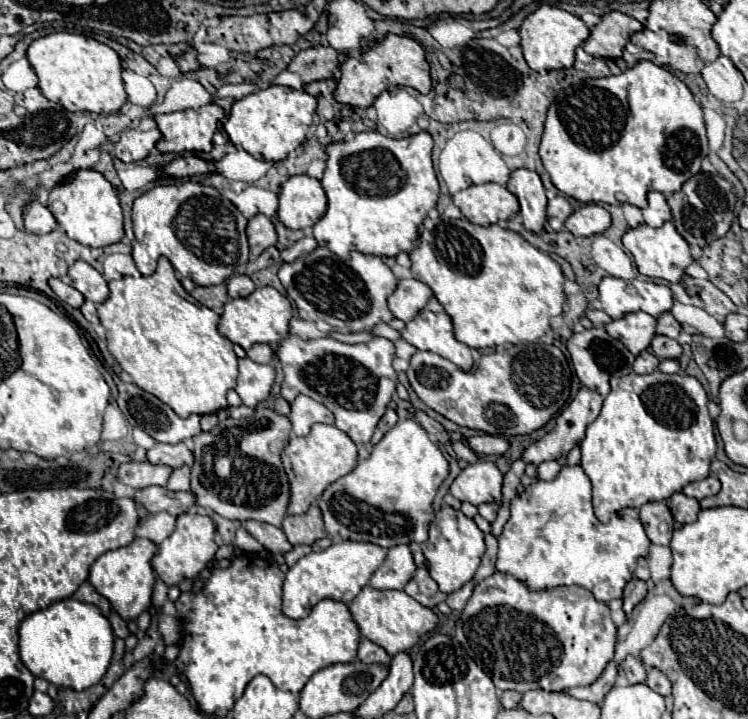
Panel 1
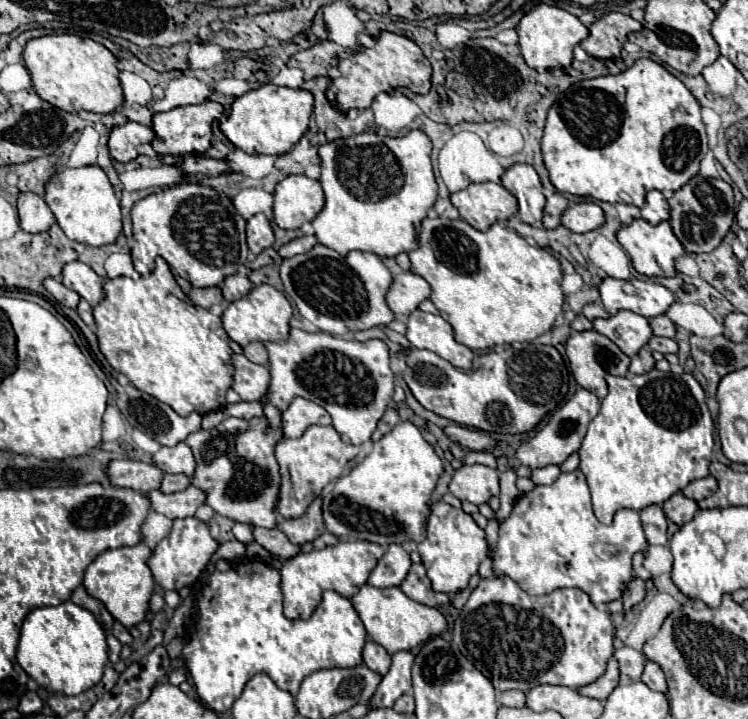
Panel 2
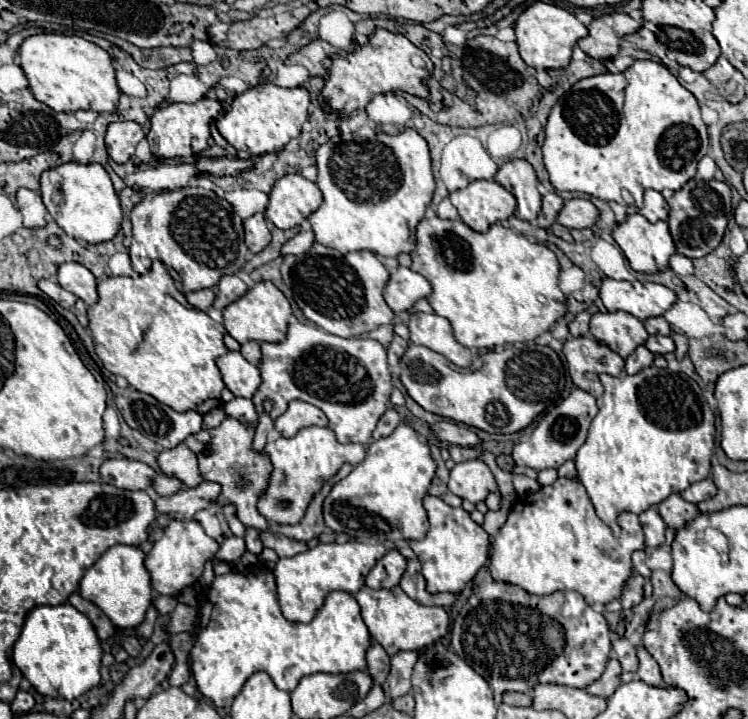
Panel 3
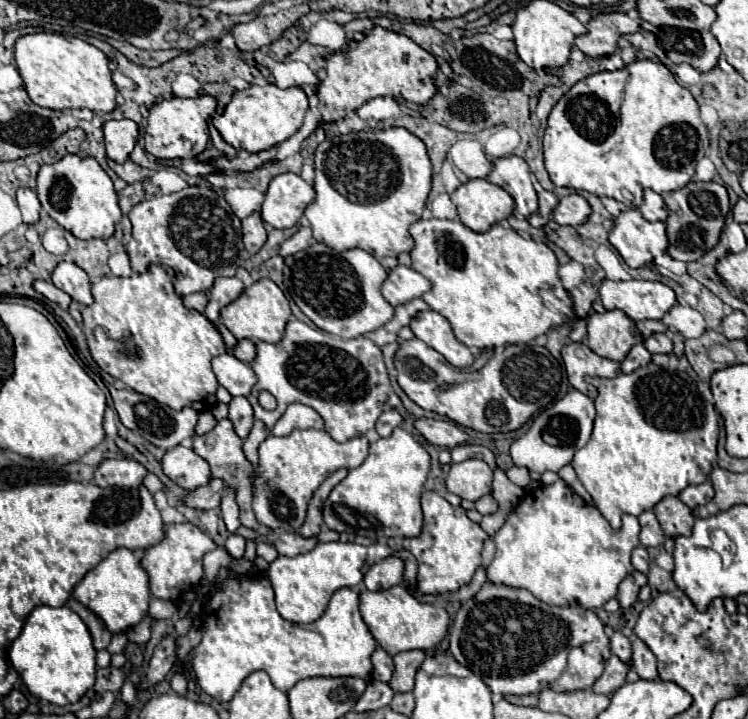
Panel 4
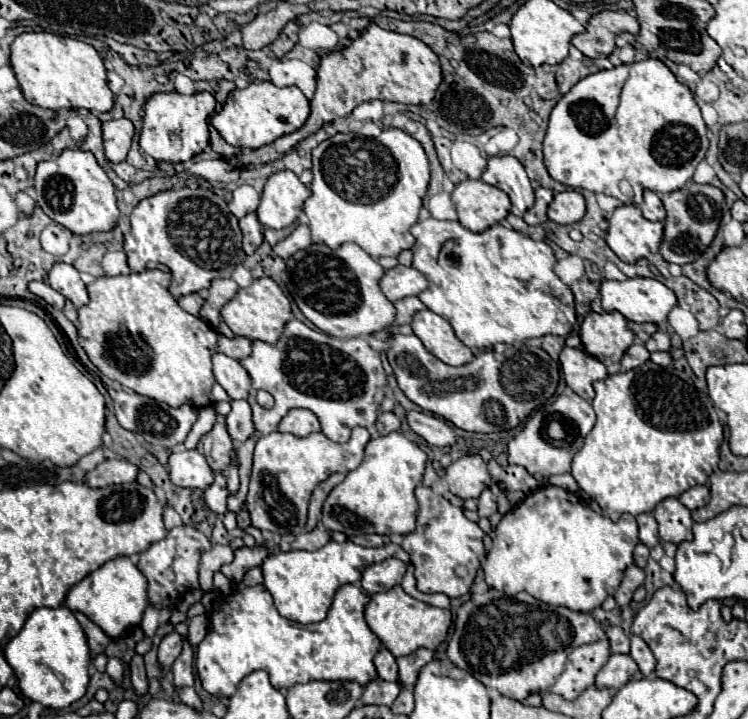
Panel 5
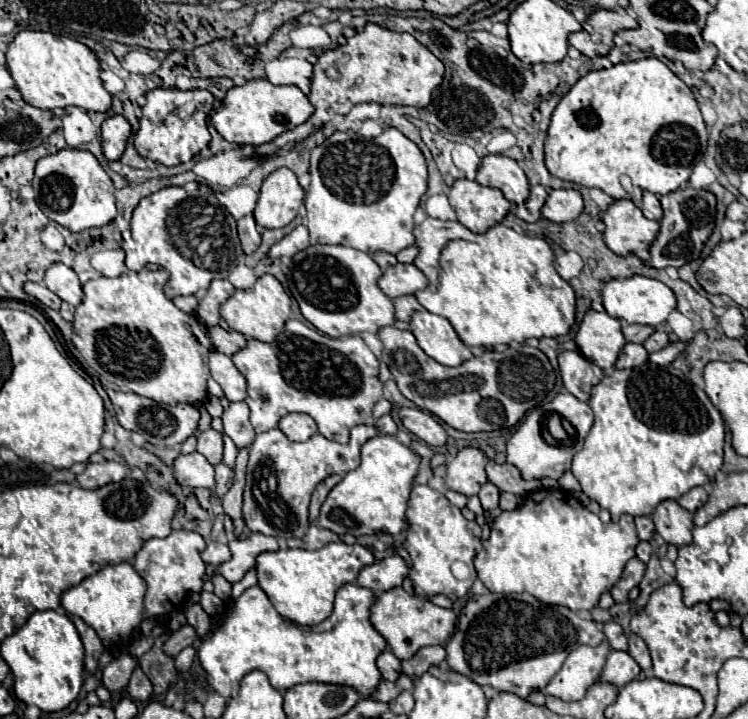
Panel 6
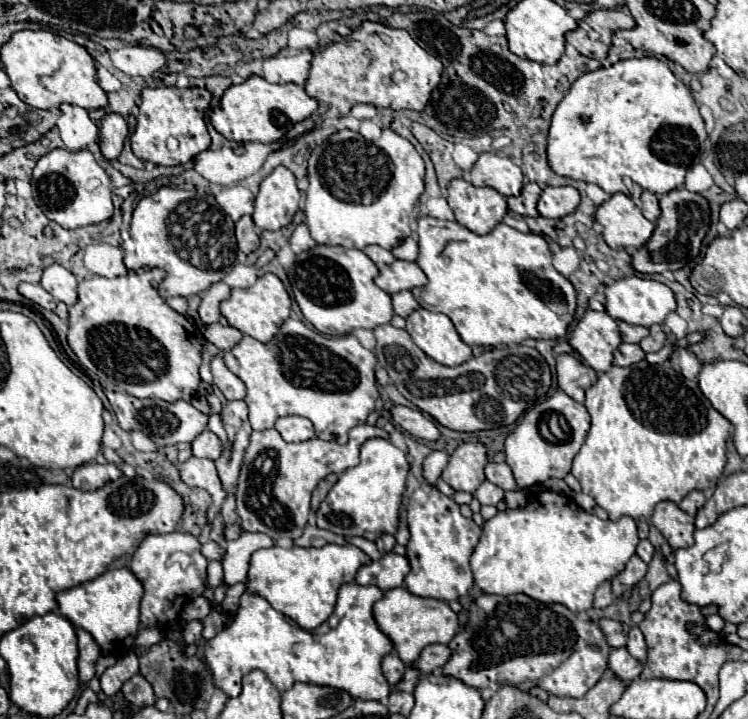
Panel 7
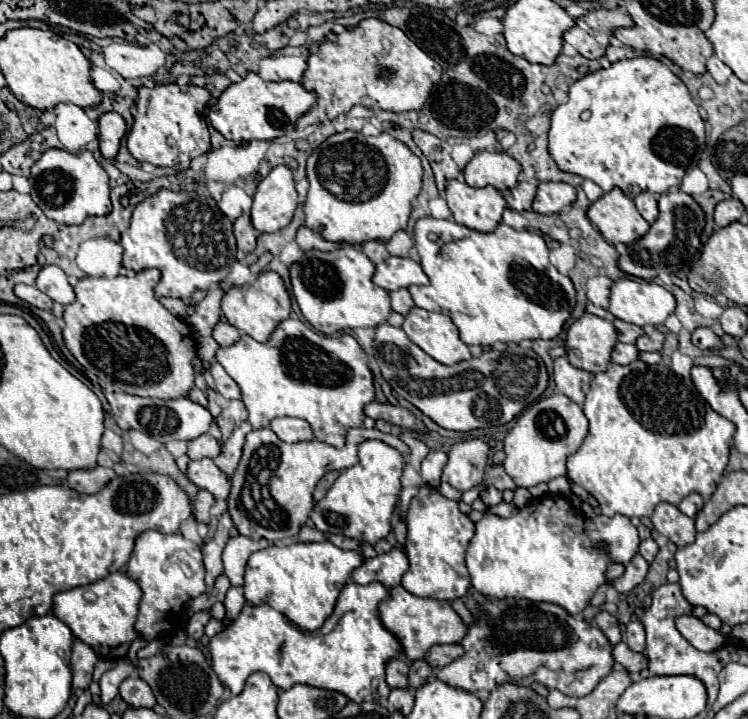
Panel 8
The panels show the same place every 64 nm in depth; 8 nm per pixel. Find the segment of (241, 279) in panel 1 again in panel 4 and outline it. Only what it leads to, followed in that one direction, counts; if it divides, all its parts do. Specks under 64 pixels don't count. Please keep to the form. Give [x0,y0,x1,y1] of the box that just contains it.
[204,276,244,322]

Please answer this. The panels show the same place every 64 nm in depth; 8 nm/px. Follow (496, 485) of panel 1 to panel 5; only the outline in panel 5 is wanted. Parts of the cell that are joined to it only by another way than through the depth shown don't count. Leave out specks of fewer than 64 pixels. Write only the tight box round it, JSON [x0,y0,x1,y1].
[444,454,492,498]

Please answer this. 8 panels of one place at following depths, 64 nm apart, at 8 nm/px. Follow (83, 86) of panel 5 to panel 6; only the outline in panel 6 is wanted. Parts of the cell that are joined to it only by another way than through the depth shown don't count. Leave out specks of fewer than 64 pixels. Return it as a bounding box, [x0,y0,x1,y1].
[6,32,112,112]

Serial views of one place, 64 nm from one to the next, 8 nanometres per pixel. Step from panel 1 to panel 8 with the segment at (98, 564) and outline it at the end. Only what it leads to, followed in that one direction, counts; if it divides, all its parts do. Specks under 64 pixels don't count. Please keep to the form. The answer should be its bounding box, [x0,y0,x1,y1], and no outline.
[54,572,142,660]

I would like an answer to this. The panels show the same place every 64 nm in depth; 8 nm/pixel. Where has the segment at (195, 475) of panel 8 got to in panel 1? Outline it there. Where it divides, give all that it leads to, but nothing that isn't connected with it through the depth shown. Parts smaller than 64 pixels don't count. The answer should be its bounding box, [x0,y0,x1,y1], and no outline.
[146,442,194,468]

